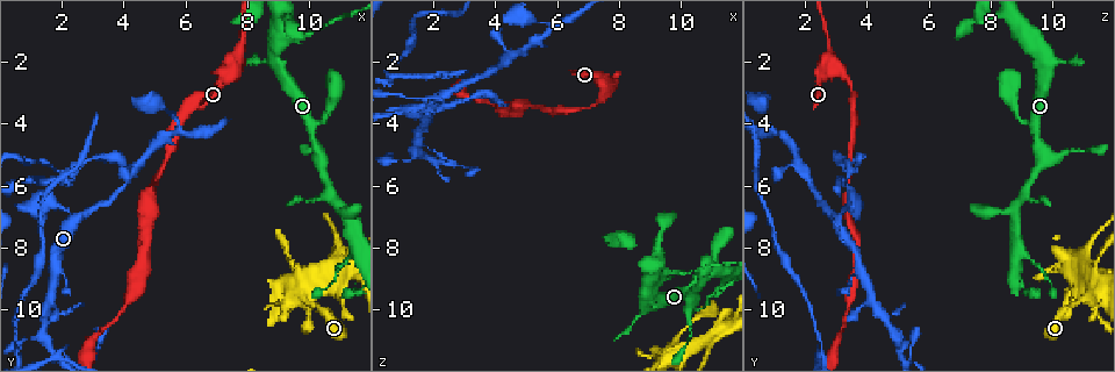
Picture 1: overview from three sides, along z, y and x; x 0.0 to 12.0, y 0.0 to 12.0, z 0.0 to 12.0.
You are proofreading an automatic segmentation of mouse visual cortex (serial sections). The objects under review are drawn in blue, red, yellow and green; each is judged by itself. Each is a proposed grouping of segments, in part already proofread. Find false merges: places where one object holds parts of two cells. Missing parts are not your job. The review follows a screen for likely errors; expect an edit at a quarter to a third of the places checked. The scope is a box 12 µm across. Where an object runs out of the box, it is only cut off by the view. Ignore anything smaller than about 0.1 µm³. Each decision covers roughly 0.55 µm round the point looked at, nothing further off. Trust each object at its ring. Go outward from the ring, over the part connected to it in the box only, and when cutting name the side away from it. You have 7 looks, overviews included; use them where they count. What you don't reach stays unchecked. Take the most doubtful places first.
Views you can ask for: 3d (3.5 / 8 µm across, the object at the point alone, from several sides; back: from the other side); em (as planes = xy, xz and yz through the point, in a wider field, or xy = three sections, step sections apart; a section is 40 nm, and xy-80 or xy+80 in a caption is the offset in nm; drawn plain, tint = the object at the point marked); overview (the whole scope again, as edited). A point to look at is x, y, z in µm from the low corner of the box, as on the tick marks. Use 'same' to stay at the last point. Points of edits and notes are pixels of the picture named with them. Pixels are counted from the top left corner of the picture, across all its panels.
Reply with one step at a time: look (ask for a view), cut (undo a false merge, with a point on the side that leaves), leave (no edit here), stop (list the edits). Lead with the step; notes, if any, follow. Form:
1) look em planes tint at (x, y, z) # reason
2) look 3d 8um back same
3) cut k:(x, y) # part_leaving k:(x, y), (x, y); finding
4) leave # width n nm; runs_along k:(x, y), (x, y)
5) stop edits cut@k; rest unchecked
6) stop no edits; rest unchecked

look 3d 3.5um at (1.7, 5.9, 3.3) # a fork

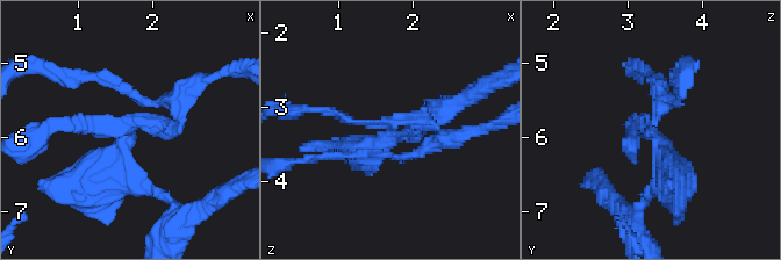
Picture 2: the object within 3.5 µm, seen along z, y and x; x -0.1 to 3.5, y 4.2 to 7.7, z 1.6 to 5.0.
look em xy step 1 plain at (1.70, 5.95, 3.30) # shape alone is not enough

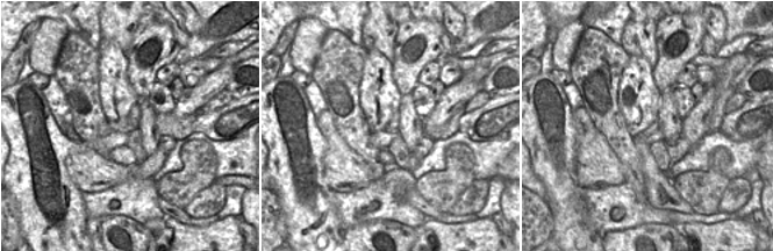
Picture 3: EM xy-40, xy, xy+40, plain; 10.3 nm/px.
look em xy step 1 tint same # with the object marked

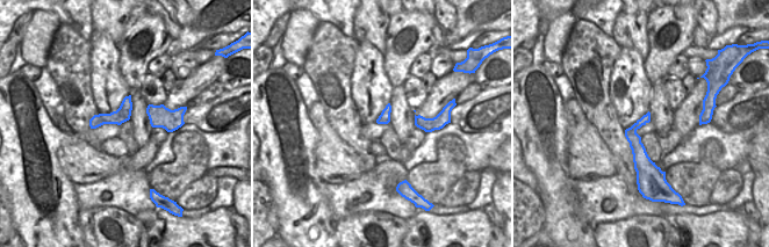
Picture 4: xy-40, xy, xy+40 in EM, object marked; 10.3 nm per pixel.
cut 2:(673, 103) # a second cell is stuck on

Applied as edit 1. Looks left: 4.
look overview

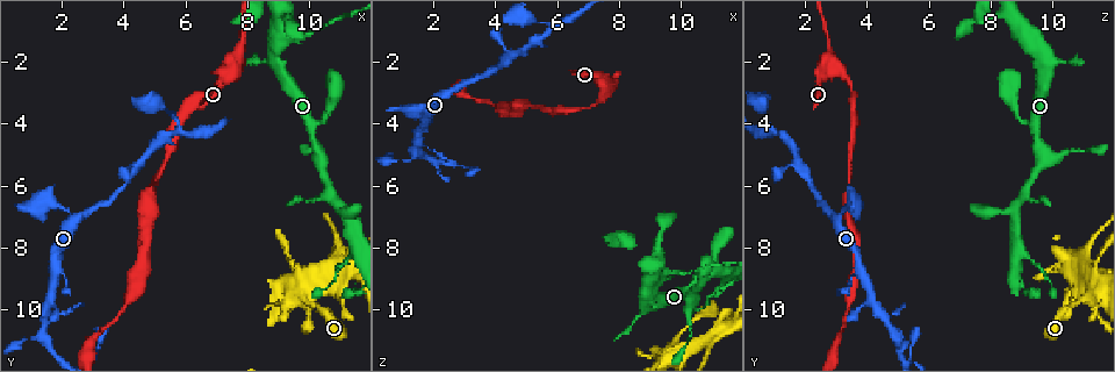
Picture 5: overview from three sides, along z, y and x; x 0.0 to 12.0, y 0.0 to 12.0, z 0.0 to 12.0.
look 3d 3.5um at (5.8, 4.3, 1.0) # sharp bend

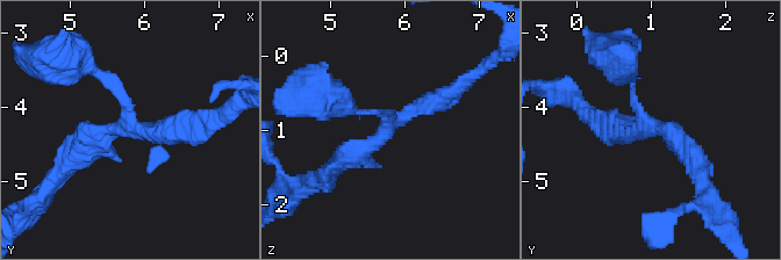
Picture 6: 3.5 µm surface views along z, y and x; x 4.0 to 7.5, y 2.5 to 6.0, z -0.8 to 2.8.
look em xy step 5 tint at (5.70, 4.20, 1.00) # arms 3; arm_widths 100, 250, 300 nm

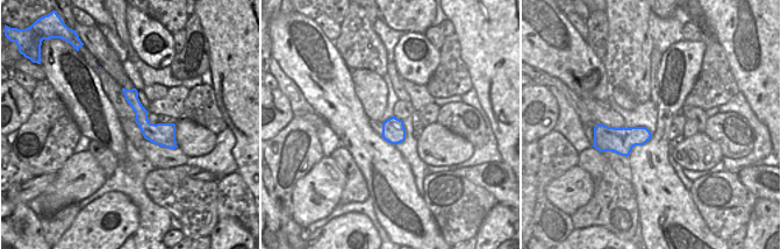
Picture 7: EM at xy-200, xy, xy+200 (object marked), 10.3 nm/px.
leave # runs_along 6:(690, 161), (633, 101), (628, 65); continuous, no second cell

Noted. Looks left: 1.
stop edits cut@2; rest unchecked

